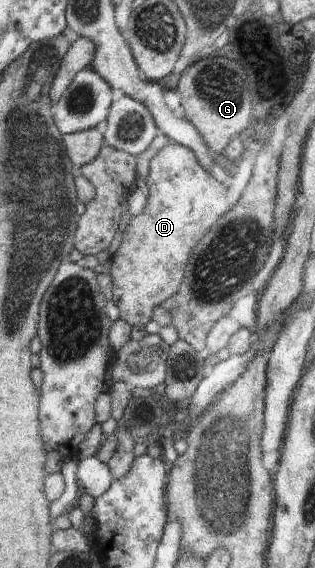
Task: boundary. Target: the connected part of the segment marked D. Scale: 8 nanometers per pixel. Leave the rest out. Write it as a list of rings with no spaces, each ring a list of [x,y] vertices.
[[[170,141],[159,150],[149,163],[149,174],[145,179],[149,193],[148,202],[142,214],[134,215],[129,226],[123,231],[118,250],[110,256],[112,260],[111,279],[113,280],[113,301],[119,308],[119,318],[131,327],[153,320],[153,310],[167,301],[182,284],[184,268],[188,264],[190,252],[214,224],[216,220],[230,210],[226,200],[226,188],[216,182],[200,166],[193,152],[184,145]]]

